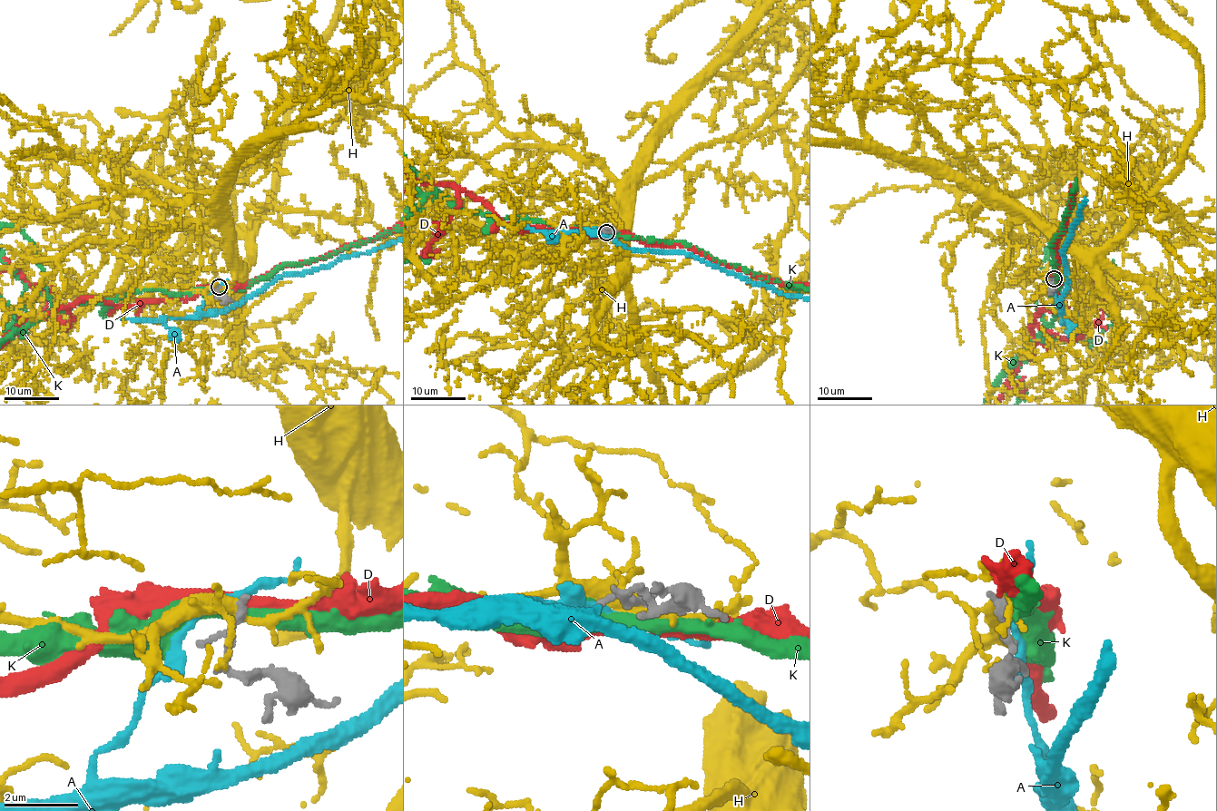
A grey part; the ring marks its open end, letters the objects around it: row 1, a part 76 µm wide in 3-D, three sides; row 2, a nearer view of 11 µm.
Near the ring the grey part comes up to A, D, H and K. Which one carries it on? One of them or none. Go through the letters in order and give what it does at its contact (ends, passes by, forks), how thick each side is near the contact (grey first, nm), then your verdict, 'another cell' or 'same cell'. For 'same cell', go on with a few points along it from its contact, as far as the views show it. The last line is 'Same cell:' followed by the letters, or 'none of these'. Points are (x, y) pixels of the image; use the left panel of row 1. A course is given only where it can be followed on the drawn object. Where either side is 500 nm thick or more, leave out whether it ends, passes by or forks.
A: it passes by; calibres 190 and 200 nm; another cell
D: it passes by; calibres 190 and 380 nm; another cell
H: it forks; calibres 200 and 280 nm; another cell
K: it passes by; calibres 190 and 400 nm; another cell
Same cell: none of these

